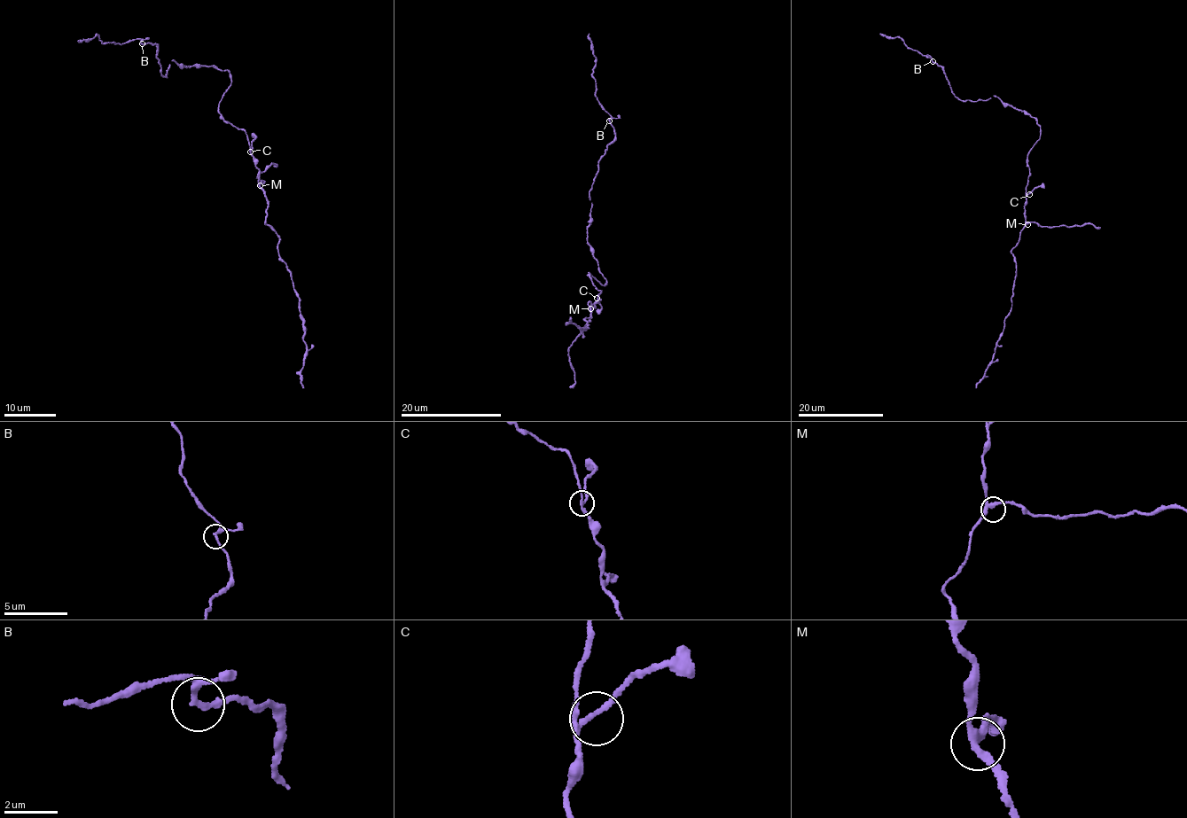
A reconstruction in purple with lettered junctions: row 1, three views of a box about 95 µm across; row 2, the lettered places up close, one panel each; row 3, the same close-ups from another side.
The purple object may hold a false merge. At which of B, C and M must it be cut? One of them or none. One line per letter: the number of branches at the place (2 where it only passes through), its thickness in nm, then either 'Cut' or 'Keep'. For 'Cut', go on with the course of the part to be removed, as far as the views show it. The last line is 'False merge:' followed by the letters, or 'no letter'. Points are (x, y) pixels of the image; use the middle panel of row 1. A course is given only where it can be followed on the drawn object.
B: Branches: 3. Thickness 180 nm. Keep
C: Branches: 3. Thickness 160 nm. Keep
M: Branches: 3. Thickness 240 nm. Keep
False merge: no letter

